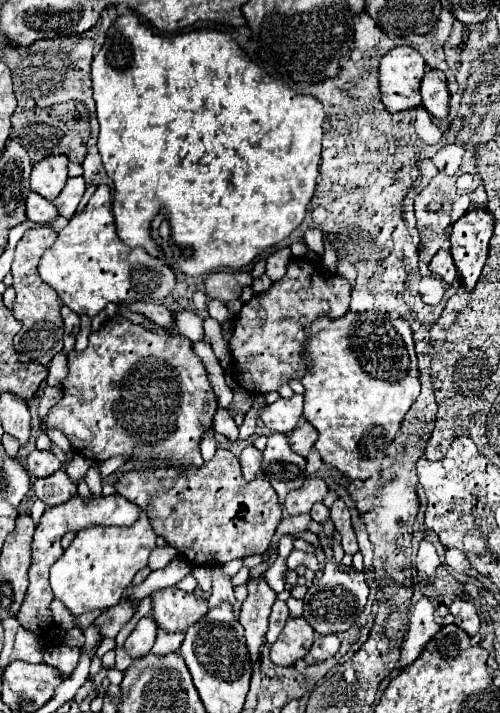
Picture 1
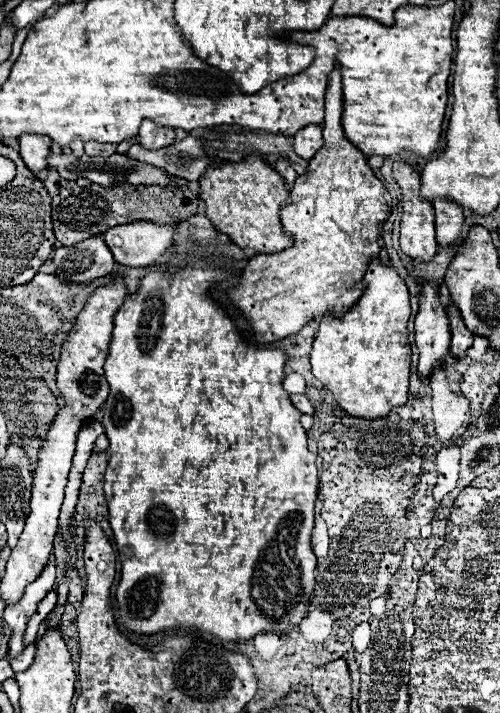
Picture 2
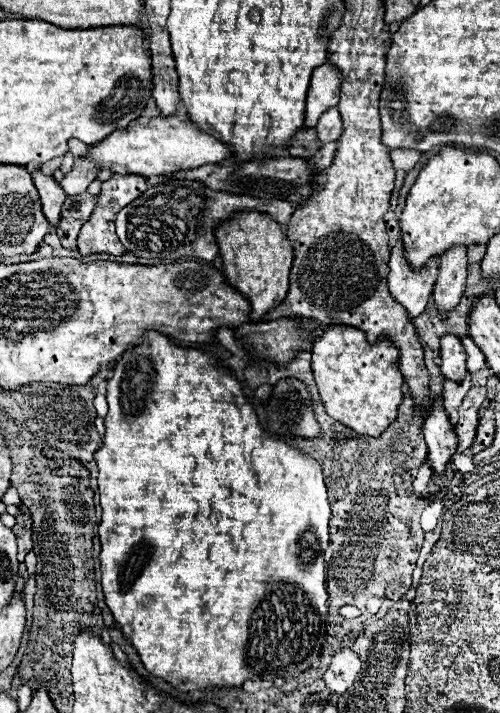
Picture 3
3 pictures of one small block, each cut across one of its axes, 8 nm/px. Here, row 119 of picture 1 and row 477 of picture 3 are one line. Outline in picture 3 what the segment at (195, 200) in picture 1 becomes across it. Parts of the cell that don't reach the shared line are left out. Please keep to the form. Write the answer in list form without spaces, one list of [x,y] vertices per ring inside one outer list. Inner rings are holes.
[[[146,332],[144,342],[130,348],[120,356],[112,378],[108,380],[108,416],[104,446],[94,454],[98,462],[98,488],[100,488],[101,521],[98,536],[102,544],[102,590],[106,606],[114,620],[120,624],[124,638],[138,650],[144,668],[164,678],[180,692],[210,690],[210,688],[232,688],[242,686],[246,680],[288,680],[290,676],[302,674],[312,668],[320,658],[322,644],[326,640],[326,588],[324,588],[324,550],[328,548],[328,520],[330,504],[326,500],[326,484],[320,464],[304,456],[294,446],[270,438],[248,404],[238,380],[218,370],[216,358],[193,348],[174,346],[166,336],[158,332]]]

